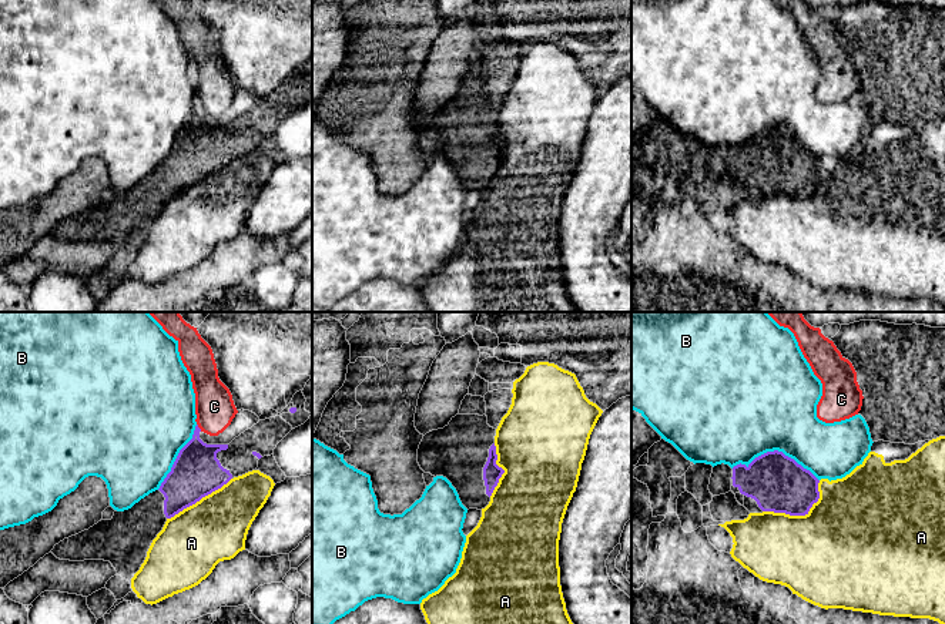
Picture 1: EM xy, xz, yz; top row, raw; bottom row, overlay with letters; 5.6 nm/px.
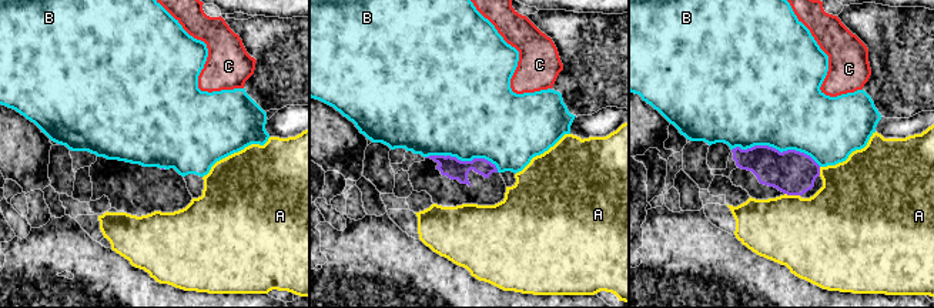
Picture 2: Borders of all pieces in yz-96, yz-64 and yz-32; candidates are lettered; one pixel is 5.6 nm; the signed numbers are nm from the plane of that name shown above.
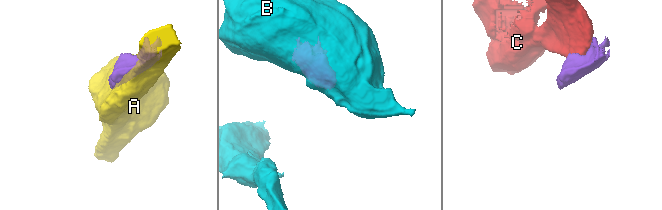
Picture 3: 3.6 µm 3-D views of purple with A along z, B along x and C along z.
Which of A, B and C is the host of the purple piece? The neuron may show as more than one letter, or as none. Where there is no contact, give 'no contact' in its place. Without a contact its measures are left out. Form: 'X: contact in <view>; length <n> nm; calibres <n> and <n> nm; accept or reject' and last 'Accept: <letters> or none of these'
A: contact in yz; length 380 nm; calibres 320 and 480 nm; reject
B: contact in yz; length 500 nm; calibres 320 and 500 nm; reject
C: contact in xy; length 50 nm; calibres 280 and 220 nm; reject
Accept: none of these

